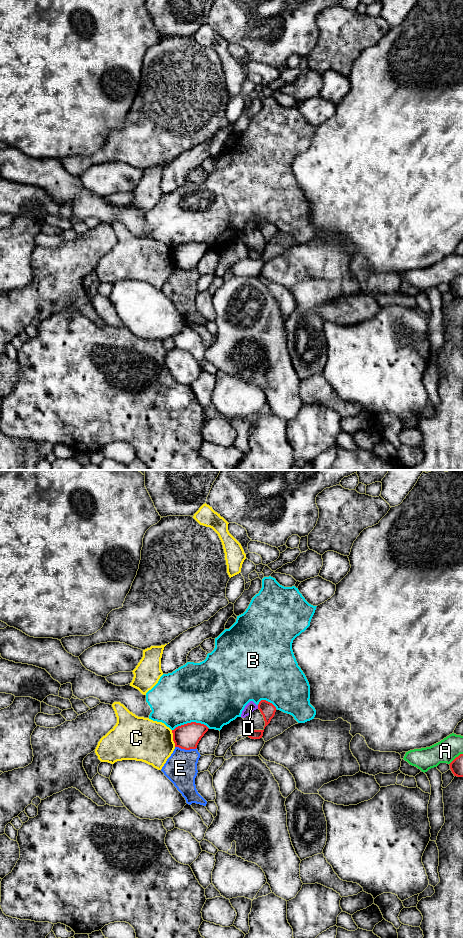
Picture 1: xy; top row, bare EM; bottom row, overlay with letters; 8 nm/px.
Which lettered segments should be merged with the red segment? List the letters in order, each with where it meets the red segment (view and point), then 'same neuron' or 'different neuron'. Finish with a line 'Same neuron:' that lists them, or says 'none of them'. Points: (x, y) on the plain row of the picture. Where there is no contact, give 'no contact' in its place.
A: meets red in xy at (455, 278); different neuron
B: meets red in xy at (191, 242); different neuron
C: meets red in xy at (173, 258); different neuron
D: meets red in xy at (258, 227); different neuron
E: meets red in xy at (186, 269); different neuron
Same neuron: none of them

